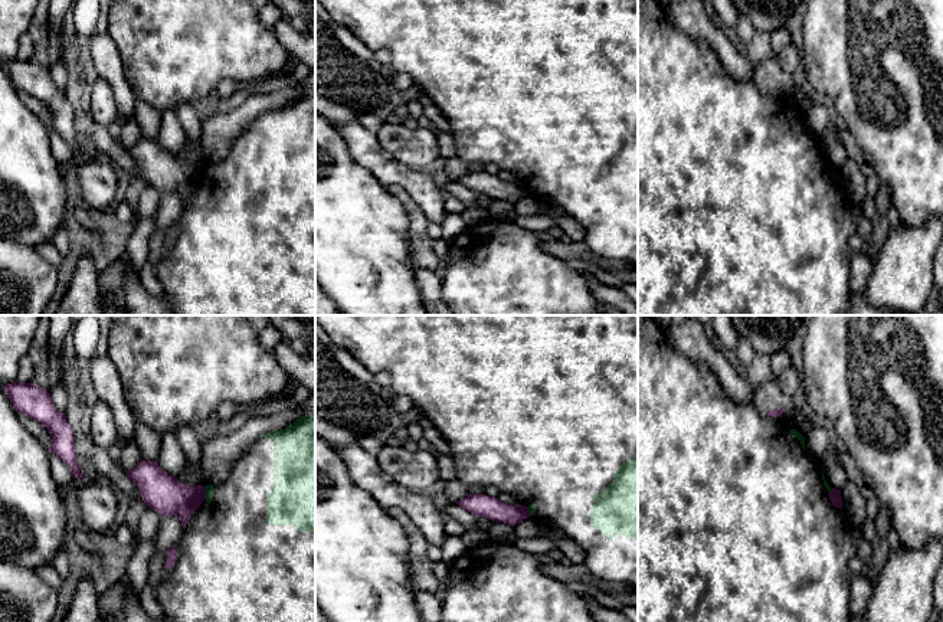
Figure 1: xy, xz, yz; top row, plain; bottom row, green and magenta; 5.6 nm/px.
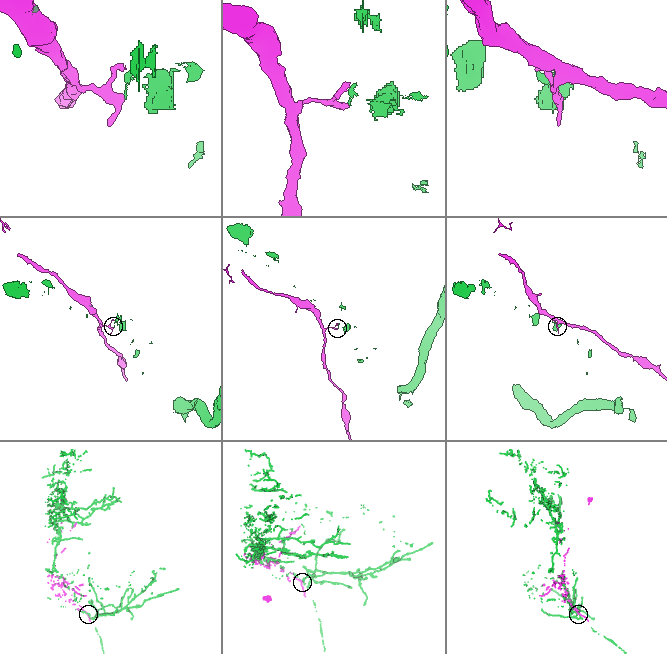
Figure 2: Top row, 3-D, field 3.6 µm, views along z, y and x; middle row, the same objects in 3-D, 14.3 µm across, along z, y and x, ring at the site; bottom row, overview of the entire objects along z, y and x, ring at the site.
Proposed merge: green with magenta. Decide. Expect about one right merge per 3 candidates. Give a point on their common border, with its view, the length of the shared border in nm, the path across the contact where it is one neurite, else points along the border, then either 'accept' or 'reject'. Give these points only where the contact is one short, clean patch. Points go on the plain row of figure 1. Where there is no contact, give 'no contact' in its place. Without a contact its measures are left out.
contact xy (205, 169); length 70 nm; border xy (203, 164), (206, 176); reject

